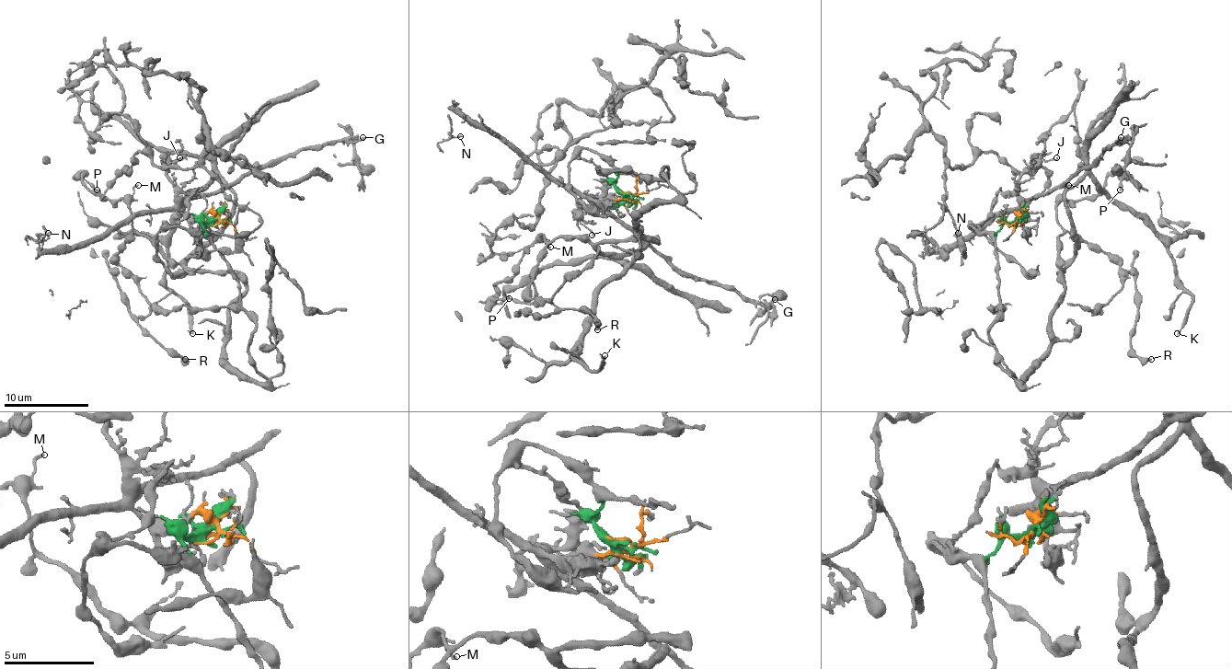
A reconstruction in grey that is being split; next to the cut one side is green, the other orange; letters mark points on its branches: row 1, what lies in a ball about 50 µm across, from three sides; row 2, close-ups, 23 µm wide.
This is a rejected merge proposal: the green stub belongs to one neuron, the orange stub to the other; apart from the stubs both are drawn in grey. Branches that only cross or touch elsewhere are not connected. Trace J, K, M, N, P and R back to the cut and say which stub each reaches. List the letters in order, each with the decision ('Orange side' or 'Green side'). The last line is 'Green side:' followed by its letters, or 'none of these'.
J: Orange side
K: Green side
M: Green side
N: Orange side
P: Green side
R: Green side
Green side: K, M, P, R

